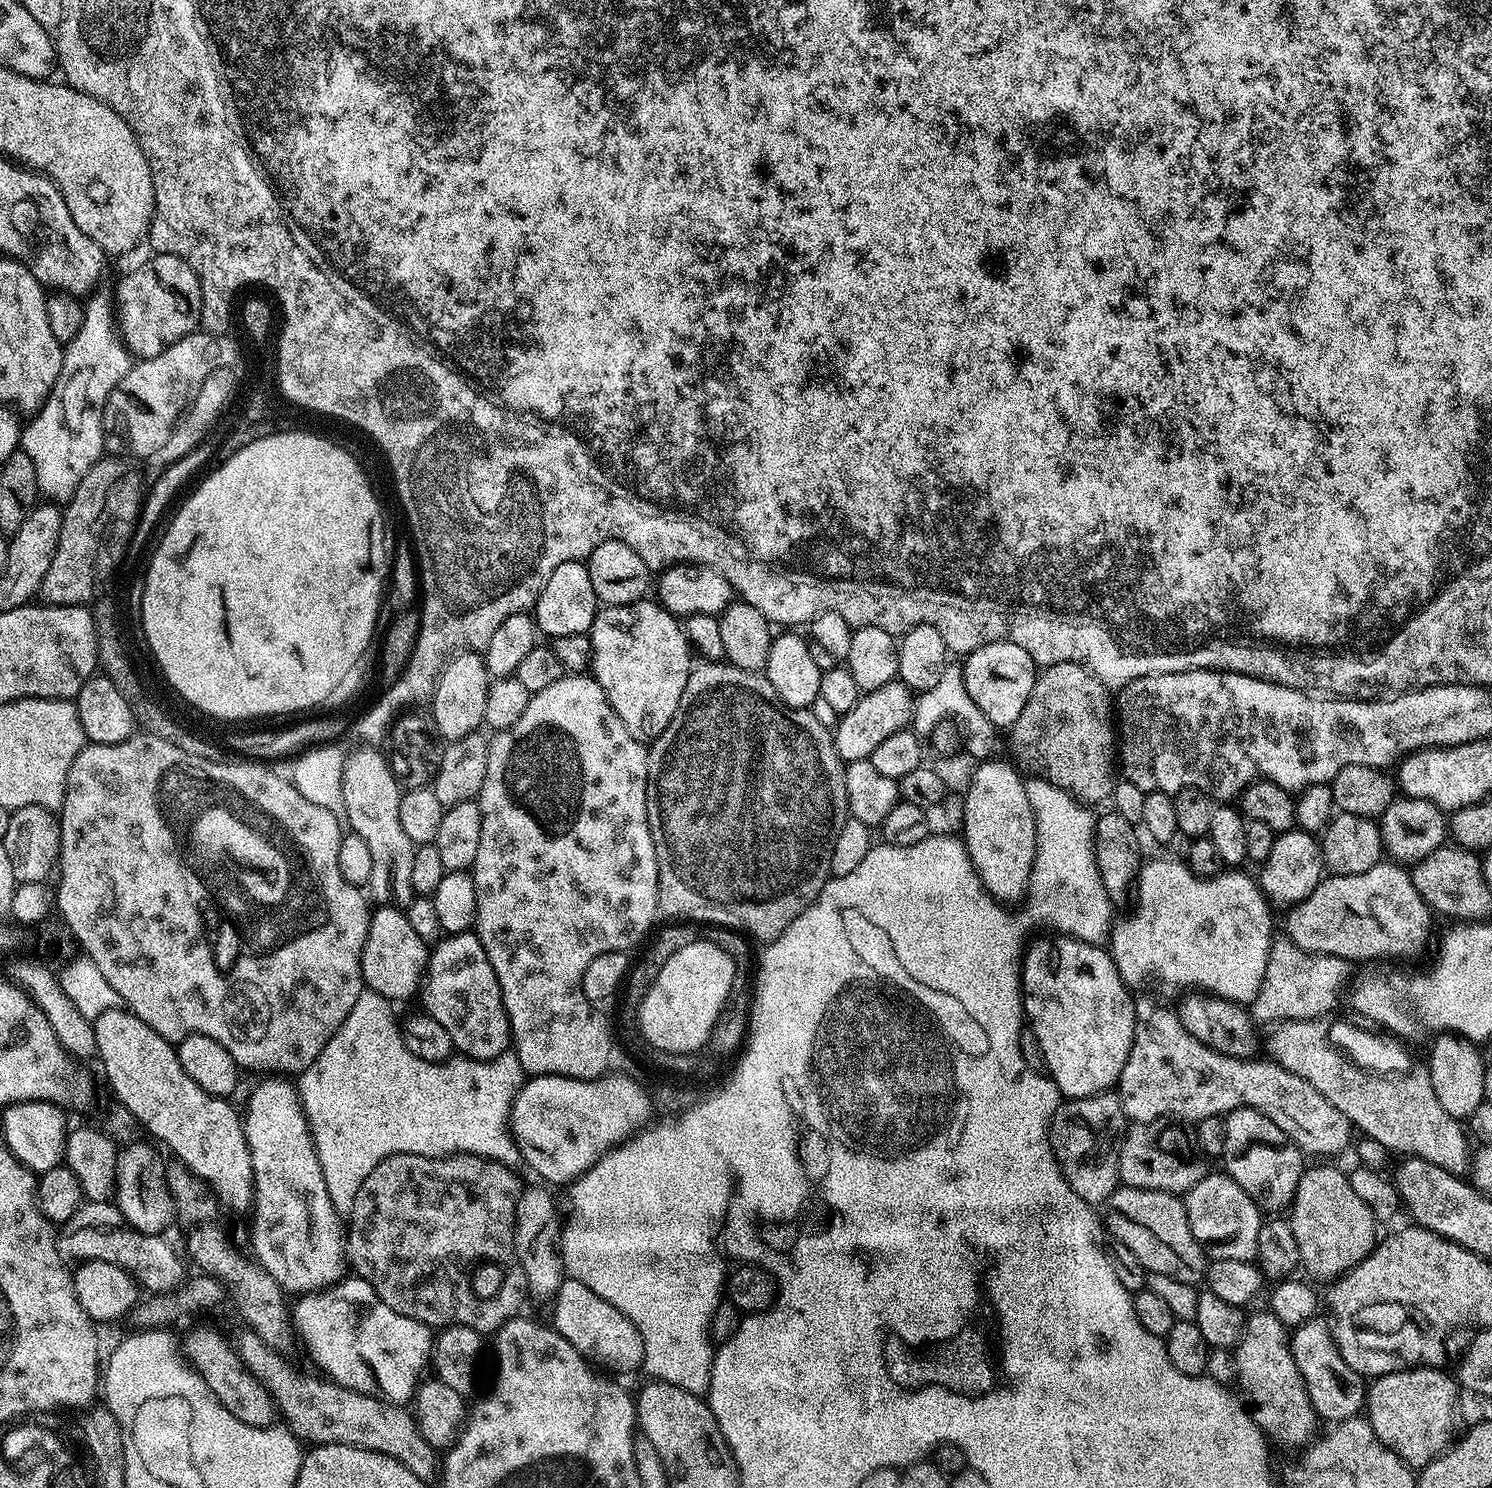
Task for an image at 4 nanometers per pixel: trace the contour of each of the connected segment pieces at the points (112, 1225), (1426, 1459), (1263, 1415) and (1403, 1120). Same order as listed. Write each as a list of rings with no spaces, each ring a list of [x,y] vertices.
[[[112,1202],[85,1203],[82,1207],[79,1208],[78,1211],[76,1211],[76,1213],[74,1214],[74,1218],[70,1218],[68,1220],[66,1225],[66,1231],[68,1231],[68,1248],[66,1244],[66,1252],[67,1252],[67,1255],[71,1257],[71,1259],[73,1256],[73,1258],[76,1259],[76,1262],[83,1262],[86,1260],[101,1260],[102,1262],[110,1262],[114,1266],[118,1266],[122,1270],[126,1270],[127,1272],[129,1272],[129,1274],[131,1274],[132,1276],[132,1279],[136,1281],[137,1285],[139,1285],[139,1287],[143,1289],[143,1291],[145,1288],[146,1290],[145,1293],[163,1294],[166,1292],[171,1292],[179,1288],[181,1284],[185,1283],[185,1280],[186,1280],[186,1275],[184,1276],[185,1261],[182,1259],[182,1256],[181,1256],[182,1261],[180,1261],[179,1254],[176,1253],[175,1250],[172,1249],[171,1246],[168,1245],[166,1241],[164,1241],[165,1237],[163,1235],[151,1236],[150,1234],[142,1234],[138,1230],[134,1230],[133,1228],[131,1228],[131,1226],[128,1225],[128,1223],[126,1222],[126,1218],[122,1215],[122,1213],[120,1213],[120,1209],[116,1207],[115,1203],[112,1203]]]
[[[1408,1366],[1403,1370],[1394,1370],[1385,1376],[1375,1377],[1366,1388],[1366,1419],[1372,1424],[1374,1434],[1394,1454],[1408,1463],[1408,1467],[1419,1470],[1428,1465],[1443,1452],[1448,1451],[1456,1432],[1456,1392],[1458,1384],[1436,1366]]]
[[[1270,1310],[1263,1311],[1253,1316],[1251,1313],[1245,1319],[1244,1334],[1234,1349],[1238,1388],[1243,1399],[1250,1405],[1254,1422],[1269,1441],[1304,1446],[1317,1431],[1318,1417],[1312,1409],[1302,1374],[1292,1357],[1289,1329]]]
[[[1324,1018],[1315,1020],[1286,1020],[1279,1023],[1272,1036],[1271,1059],[1275,1063],[1282,1065],[1290,1074],[1298,1074],[1330,1106],[1338,1106],[1342,1114],[1351,1122],[1353,1129],[1360,1128],[1365,1137],[1377,1139],[1389,1153],[1401,1152],[1399,1155],[1404,1158],[1415,1158],[1434,1162],[1434,1166],[1442,1166],[1450,1174],[1463,1177],[1470,1168],[1470,1151],[1468,1152],[1469,1133],[1465,1125],[1455,1116],[1448,1116],[1446,1110],[1442,1110],[1442,1102],[1438,1102],[1438,1094],[1434,1094],[1434,1082],[1430,1082],[1430,1074],[1427,1067],[1413,1067],[1410,1074],[1397,1075],[1395,1078],[1389,1078],[1387,1075],[1377,1075],[1359,1068],[1352,1063],[1348,1057],[1339,1049],[1332,1046],[1328,1040],[1329,1021]]]

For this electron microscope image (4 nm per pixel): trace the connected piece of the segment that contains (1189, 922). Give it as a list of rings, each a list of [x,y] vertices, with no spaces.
[[[1183,859],[1180,860],[1152,860],[1141,863],[1139,873],[1134,885],[1134,903],[1131,905],[1132,913],[1115,921],[1110,928],[1110,951],[1112,960],[1116,964],[1118,974],[1124,979],[1129,989],[1137,990],[1144,984],[1152,984],[1155,980],[1161,980],[1168,988],[1188,988],[1184,990],[1199,990],[1204,994],[1219,996],[1221,1000],[1231,1000],[1233,1004],[1241,1006],[1251,1005],[1260,992],[1260,987],[1266,974],[1268,954],[1274,943],[1272,936],[1272,920],[1268,917],[1270,901],[1255,879],[1252,880],[1244,870],[1225,870],[1219,876],[1195,876]]]

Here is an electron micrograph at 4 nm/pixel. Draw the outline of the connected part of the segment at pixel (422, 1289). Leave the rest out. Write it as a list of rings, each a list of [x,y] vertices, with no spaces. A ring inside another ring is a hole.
[[[409,1152],[394,1154],[366,1177],[366,1182],[358,1186],[358,1198],[354,1198],[354,1210],[346,1224],[346,1264],[352,1268],[359,1279],[364,1280],[378,1294],[390,1310],[398,1310],[406,1318],[414,1318],[418,1322],[428,1325],[433,1330],[449,1328],[452,1324],[458,1326],[470,1326],[470,1330],[479,1332],[481,1337],[491,1337],[502,1327],[507,1320],[512,1319],[521,1311],[520,1304],[516,1300],[496,1300],[500,1298],[481,1298],[472,1291],[472,1270],[481,1262],[492,1262],[497,1259],[496,1255],[500,1252],[500,1244],[507,1245],[511,1241],[513,1231],[516,1227],[516,1203],[522,1191],[522,1183],[516,1177],[517,1173],[509,1168],[507,1164],[500,1164],[497,1160],[488,1160],[482,1156],[415,1156]]]

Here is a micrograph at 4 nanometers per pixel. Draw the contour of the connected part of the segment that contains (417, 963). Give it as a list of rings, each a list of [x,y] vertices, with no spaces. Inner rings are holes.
[[[380,906],[377,912],[375,909],[368,917],[368,937],[364,943],[362,958],[360,959],[365,989],[382,994],[393,1002],[408,1000],[411,996],[413,999],[421,987],[424,978],[424,969],[428,966],[429,955],[429,945],[425,944],[422,938],[418,938],[418,933],[410,927],[410,918],[407,911],[400,906]]]

